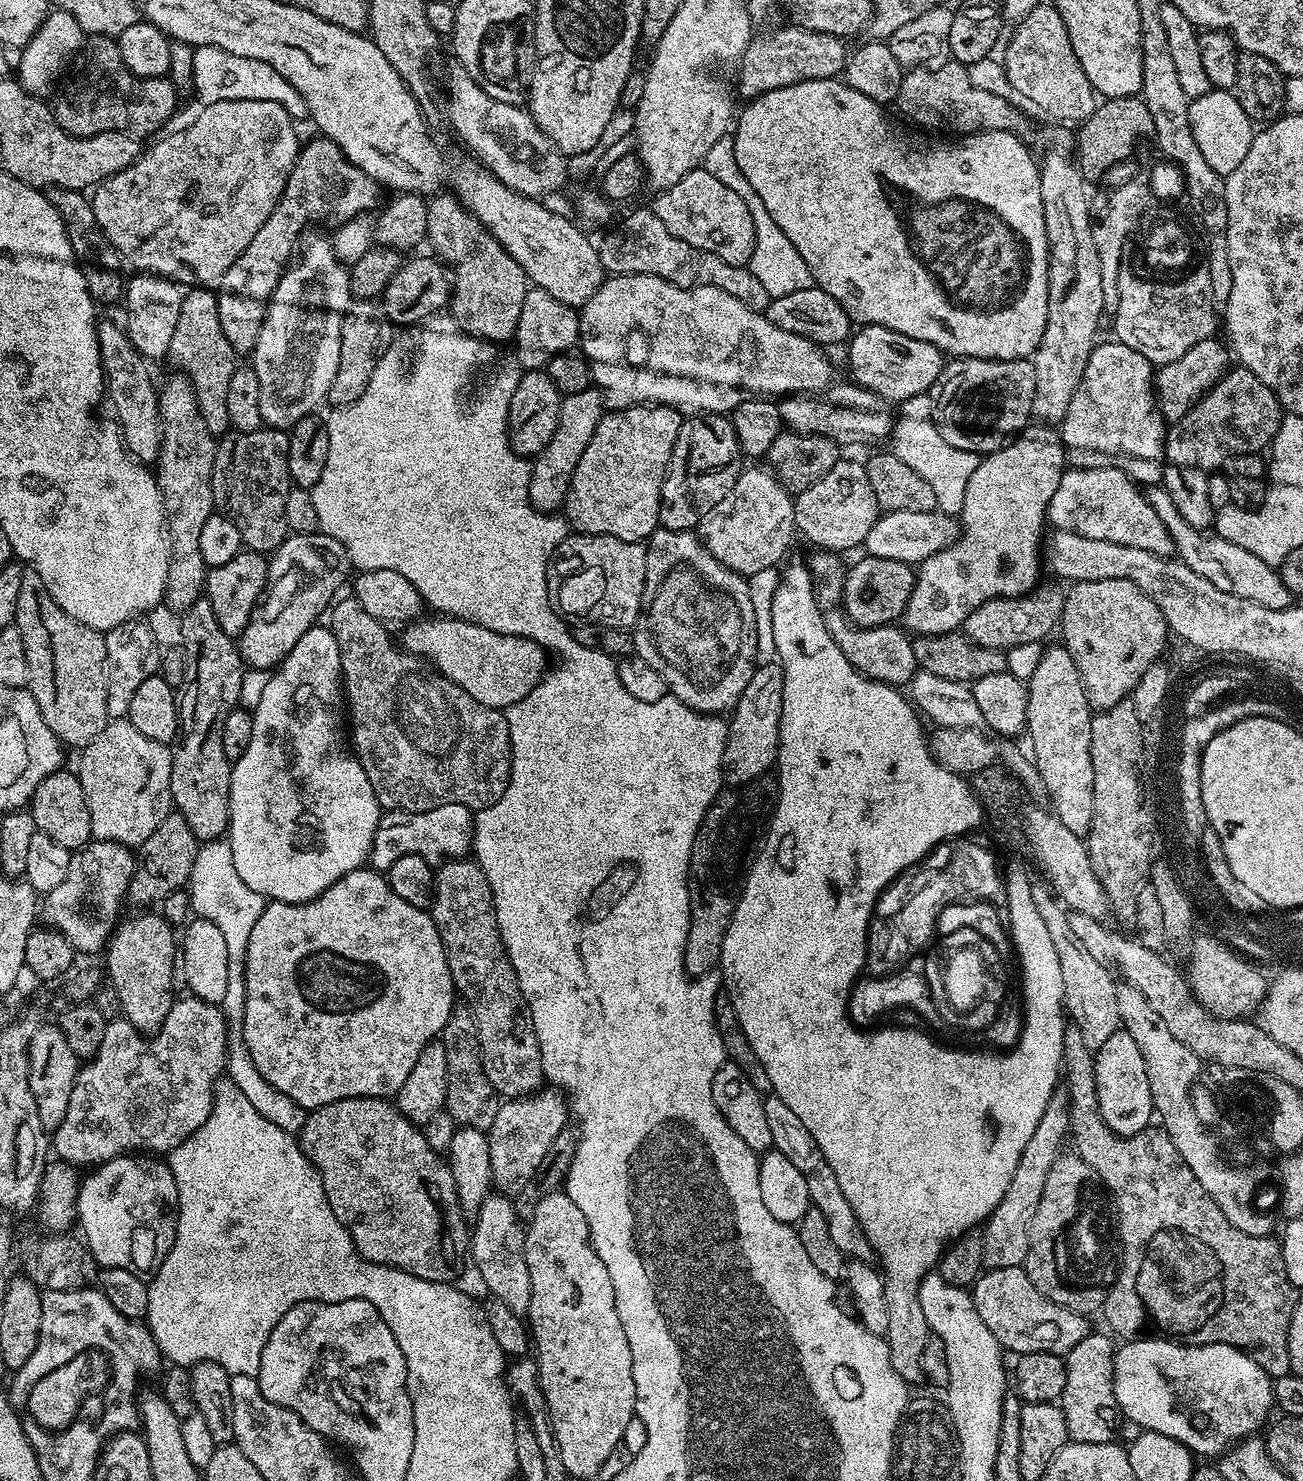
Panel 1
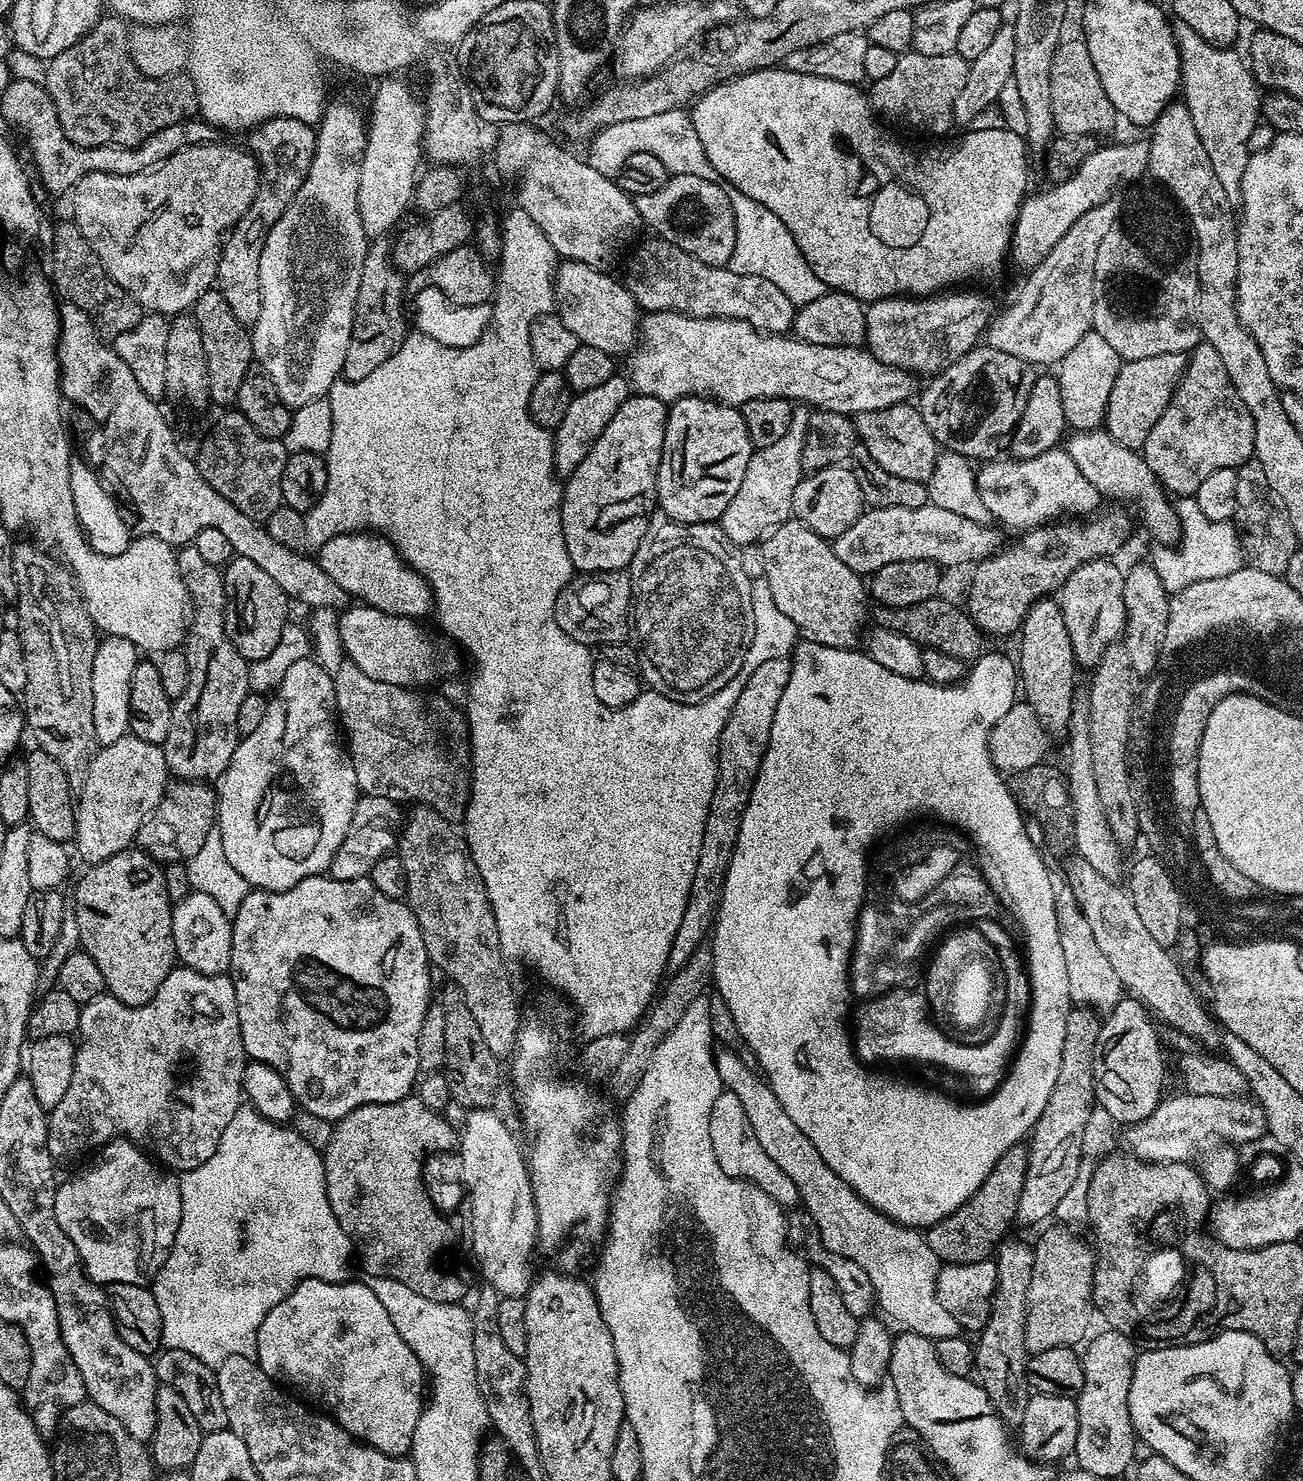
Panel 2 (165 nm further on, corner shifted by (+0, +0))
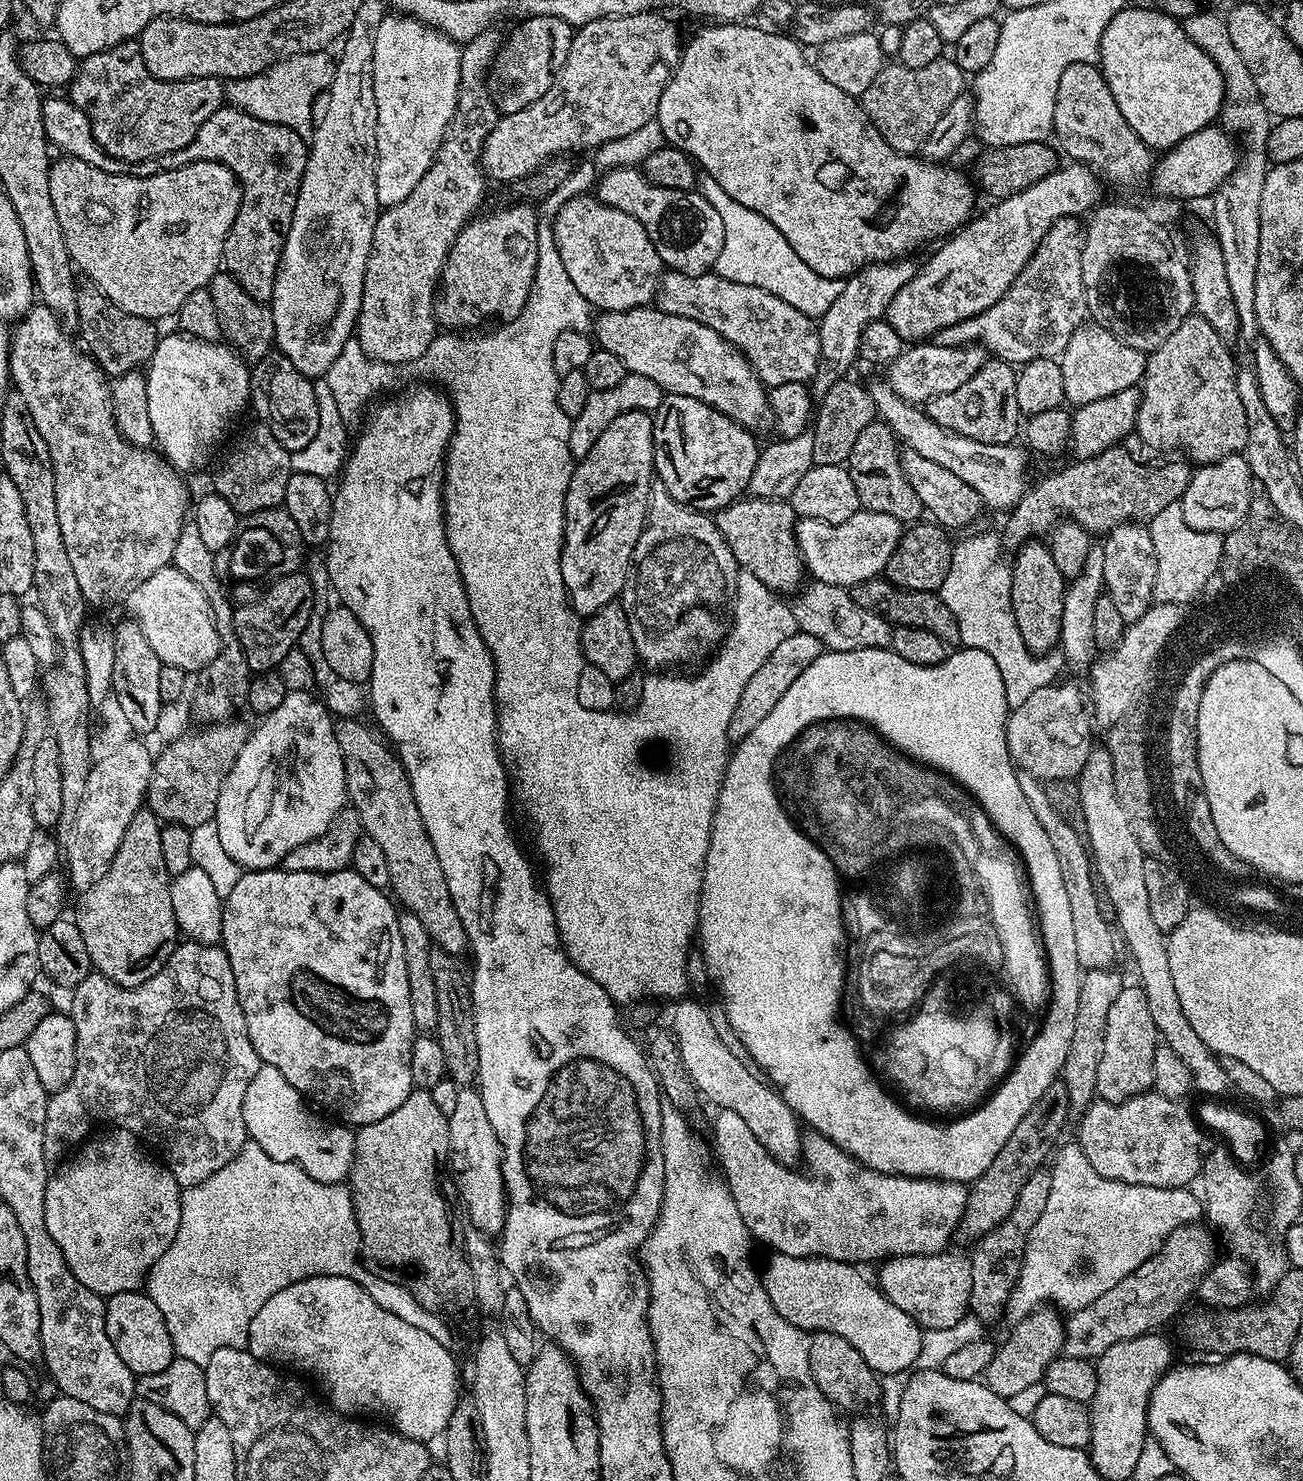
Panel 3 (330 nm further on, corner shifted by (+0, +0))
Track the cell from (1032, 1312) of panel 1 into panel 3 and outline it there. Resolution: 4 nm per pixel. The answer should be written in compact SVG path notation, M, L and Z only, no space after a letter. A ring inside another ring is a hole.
M953 1250L934 1252L932 1254L914 1254L913 1256L894 1256L885 1259L879 1265L880 1280L878 1287L884 1293L884 1297L898 1310L902 1310L908 1317L921 1329L933 1328L934 1330L943 1330L946 1326L954 1326L957 1322L962 1322L962 1318L969 1315L970 1309L970 1282L972 1281L972 1261L967 1255L959 1256Z

